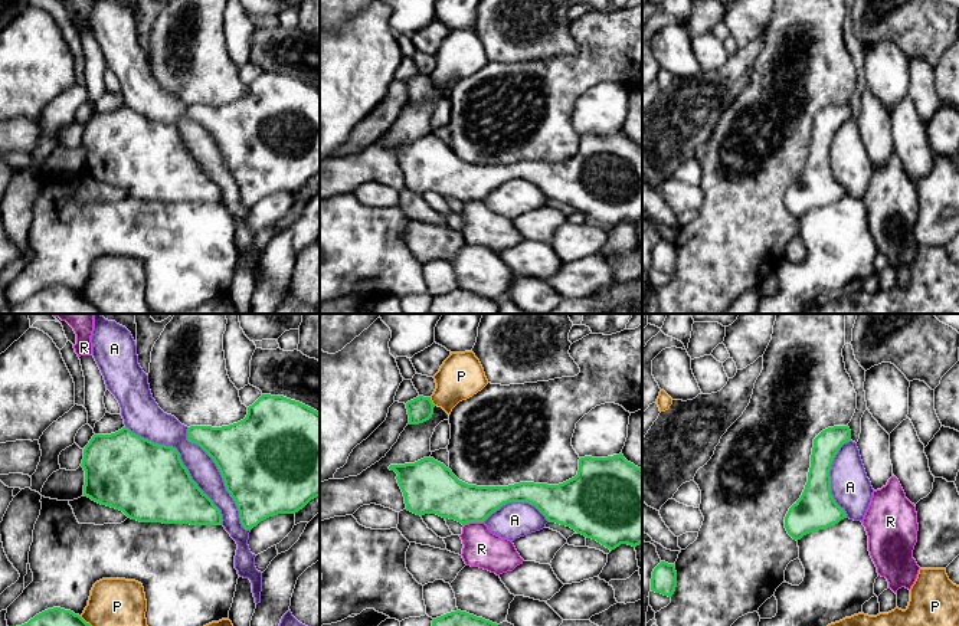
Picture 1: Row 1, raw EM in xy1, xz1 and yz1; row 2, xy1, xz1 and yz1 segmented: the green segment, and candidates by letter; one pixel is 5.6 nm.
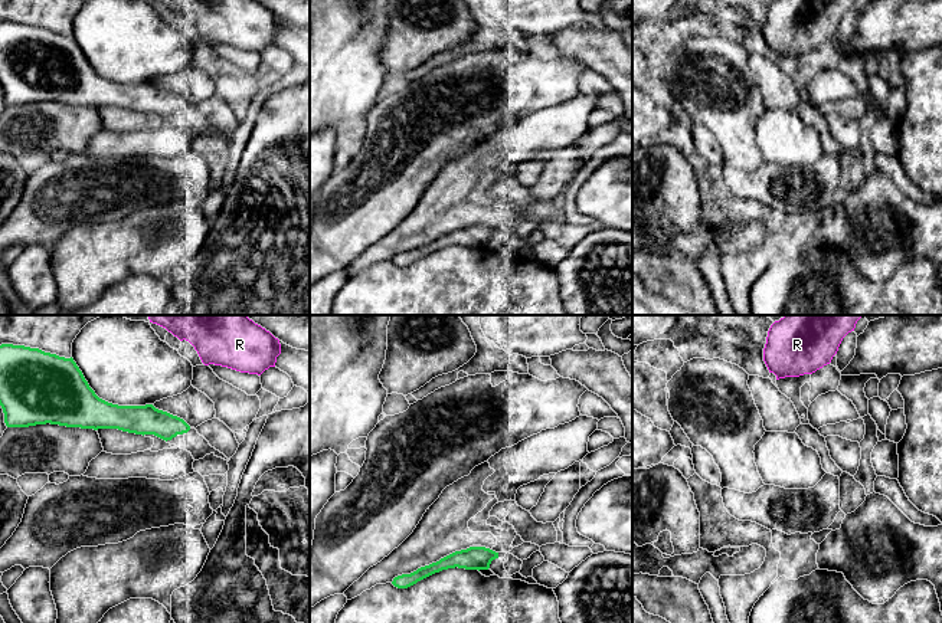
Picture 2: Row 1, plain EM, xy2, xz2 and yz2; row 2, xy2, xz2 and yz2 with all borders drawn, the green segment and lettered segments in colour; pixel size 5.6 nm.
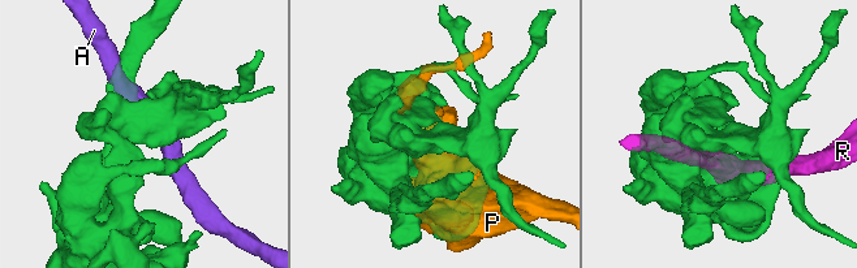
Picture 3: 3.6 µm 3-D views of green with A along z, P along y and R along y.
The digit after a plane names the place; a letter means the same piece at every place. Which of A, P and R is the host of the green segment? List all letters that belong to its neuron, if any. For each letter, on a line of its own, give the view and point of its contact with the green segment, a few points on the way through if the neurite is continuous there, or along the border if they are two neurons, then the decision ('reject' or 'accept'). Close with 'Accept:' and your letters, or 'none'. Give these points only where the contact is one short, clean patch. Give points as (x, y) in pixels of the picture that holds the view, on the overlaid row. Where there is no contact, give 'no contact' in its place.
A: contact xy1 (182, 462); reject
P: contact xz1 (431, 402); reject
R: contact xz1 (473, 521); reject
Accept: none

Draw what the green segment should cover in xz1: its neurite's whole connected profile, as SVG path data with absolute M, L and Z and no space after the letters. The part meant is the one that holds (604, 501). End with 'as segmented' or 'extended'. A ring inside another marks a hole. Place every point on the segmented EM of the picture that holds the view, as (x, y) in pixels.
M622 453L608 458L579 459L577 475L559 485L520 482L508 486L477 486L459 481L449 468L423 458L415 463L390 465L403 492L406 509L416 514L436 514L461 522L484 522L508 502L534 505L549 522L570 527L586 538L596 540L611 551L621 544L636 547L642 543L642 469Z; as segmented

